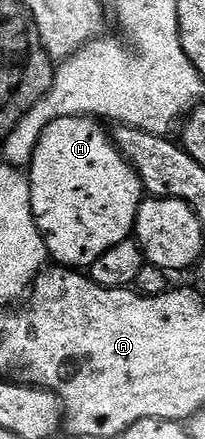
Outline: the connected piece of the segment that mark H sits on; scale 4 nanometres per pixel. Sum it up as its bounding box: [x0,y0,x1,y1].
[30,115,146,269]

